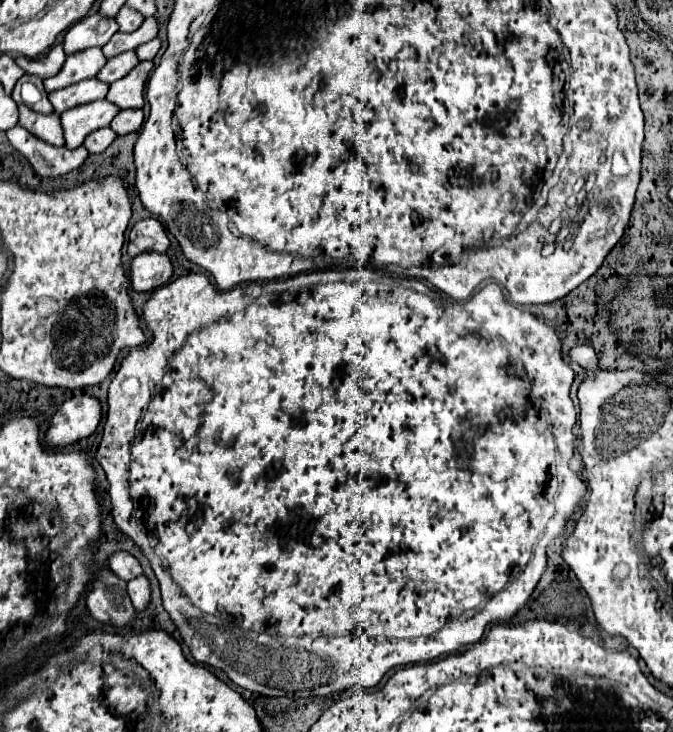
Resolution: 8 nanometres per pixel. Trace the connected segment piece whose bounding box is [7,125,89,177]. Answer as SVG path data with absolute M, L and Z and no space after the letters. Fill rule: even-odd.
M15 125L13 129L9 129L7 137L9 137L9 143L27 157L35 173L41 177L65 175L77 169L89 155L83 145L77 149L67 149L65 145L63 147L47 145L45 141L33 137L33 133L23 129L21 125Z

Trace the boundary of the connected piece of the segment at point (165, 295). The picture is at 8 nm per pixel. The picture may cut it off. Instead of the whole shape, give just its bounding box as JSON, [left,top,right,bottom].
[95,267,587,697]

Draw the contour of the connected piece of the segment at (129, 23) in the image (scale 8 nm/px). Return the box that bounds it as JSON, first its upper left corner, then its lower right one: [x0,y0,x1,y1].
[115,5,145,33]

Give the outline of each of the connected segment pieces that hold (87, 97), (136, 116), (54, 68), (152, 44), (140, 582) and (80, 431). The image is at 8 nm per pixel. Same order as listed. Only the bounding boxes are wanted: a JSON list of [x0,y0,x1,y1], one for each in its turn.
[[49,77,109,113],[111,109,143,135],[15,45,67,79],[137,39,161,61],[127,577,151,611],[47,395,101,447]]

